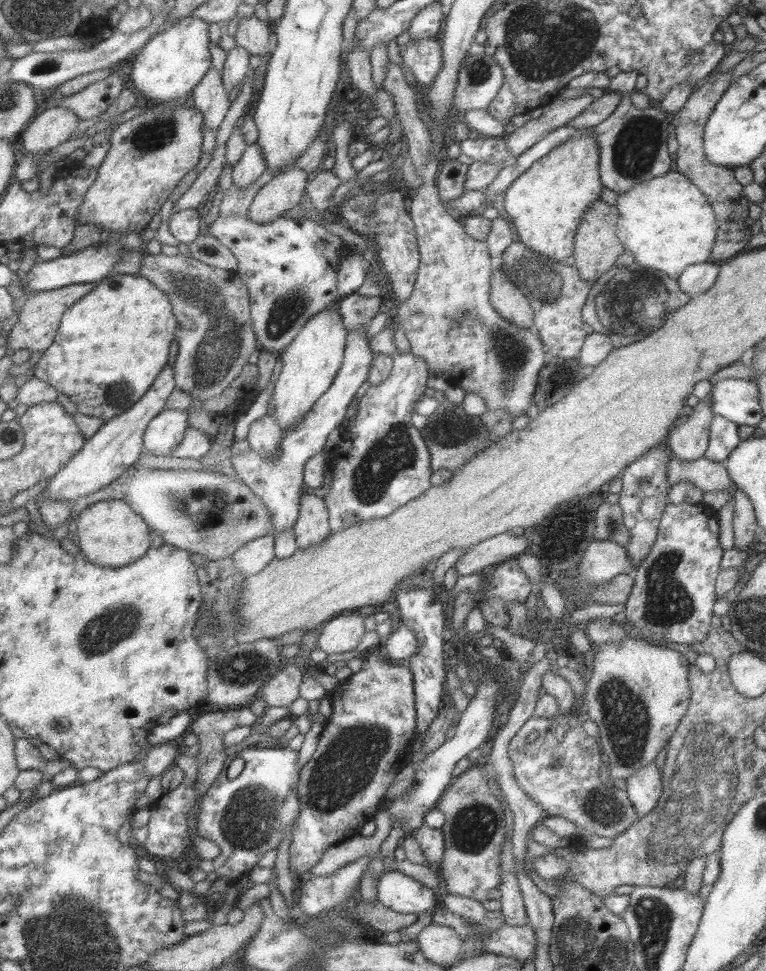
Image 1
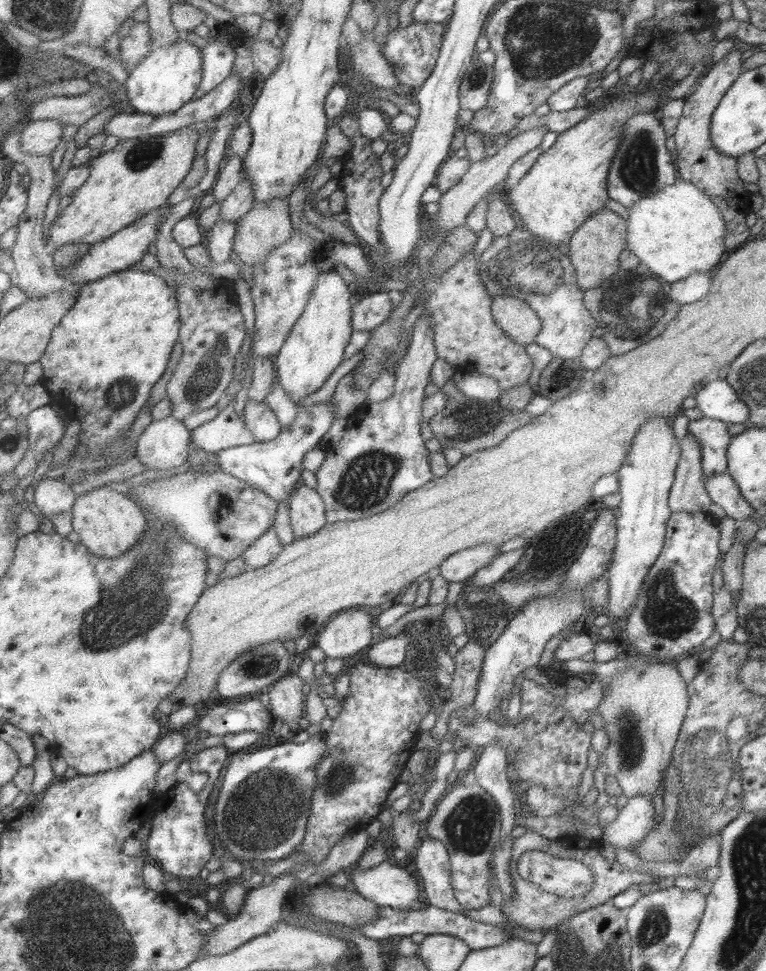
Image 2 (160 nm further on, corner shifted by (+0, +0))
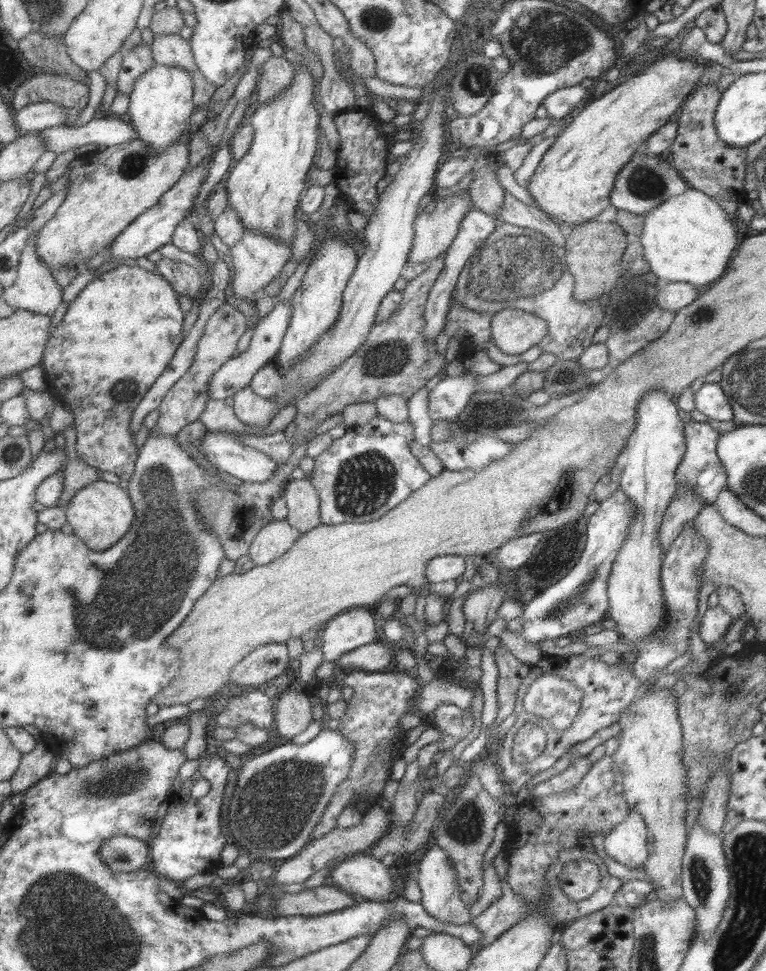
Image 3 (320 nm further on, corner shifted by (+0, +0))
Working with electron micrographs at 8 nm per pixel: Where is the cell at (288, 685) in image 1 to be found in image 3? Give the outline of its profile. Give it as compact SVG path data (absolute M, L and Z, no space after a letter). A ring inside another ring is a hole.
M281 691L276 697L276 730L280 736L291 740L301 734L311 722L311 704L305 692Z

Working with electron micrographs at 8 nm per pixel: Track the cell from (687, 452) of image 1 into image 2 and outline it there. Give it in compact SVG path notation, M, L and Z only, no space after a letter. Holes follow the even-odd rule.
M689 433L679 440L679 461L668 494L668 507L673 512L706 512L712 500L704 485L699 443Z

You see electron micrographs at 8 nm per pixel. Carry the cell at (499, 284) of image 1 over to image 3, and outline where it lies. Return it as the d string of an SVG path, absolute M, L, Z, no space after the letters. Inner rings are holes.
M504 308L490 317L491 342L503 354L523 354L545 336L546 322L523 310Z

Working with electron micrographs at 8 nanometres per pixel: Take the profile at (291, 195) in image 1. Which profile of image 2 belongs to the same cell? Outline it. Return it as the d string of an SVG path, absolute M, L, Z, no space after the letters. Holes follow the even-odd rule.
M286 196L286 198L276 198L271 202L256 204L255 208L238 222L234 252L244 264L250 267L262 264L274 248L281 246L286 240L289 240L293 230L287 203L288 199Z

